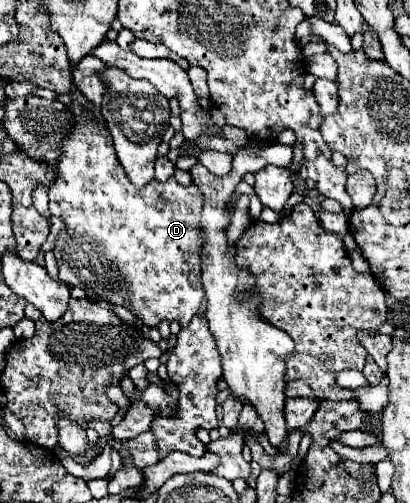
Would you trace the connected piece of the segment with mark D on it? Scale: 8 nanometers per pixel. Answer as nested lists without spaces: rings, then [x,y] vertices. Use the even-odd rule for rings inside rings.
[[[71,101],[69,109],[73,111],[75,125],[71,127],[71,131],[65,135],[65,139],[59,145],[61,157],[57,159],[57,179],[49,187],[49,211],[51,211],[51,215],[63,219],[63,223],[65,223],[65,231],[61,231],[57,235],[55,247],[53,247],[53,255],[55,255],[57,267],[59,267],[59,279],[63,283],[67,283],[69,287],[81,287],[85,291],[87,299],[91,299],[93,303],[105,301],[105,303],[113,303],[113,305],[119,305],[119,307],[129,309],[131,313],[135,313],[149,327],[157,327],[159,321],[163,321],[163,319],[167,319],[167,321],[179,321],[181,327],[189,325],[189,321],[197,315],[199,305],[201,305],[201,299],[205,295],[203,293],[203,287],[201,287],[201,235],[199,235],[199,217],[201,217],[201,207],[203,207],[201,189],[197,185],[183,187],[183,185],[177,183],[175,177],[167,179],[165,183],[159,183],[159,181],[153,179],[143,189],[135,189],[133,183],[127,179],[121,163],[117,161],[117,155],[115,155],[115,149],[113,149],[113,139],[111,139],[109,129],[103,123],[99,123],[93,117],[93,113],[89,109],[85,109],[79,101]]]

